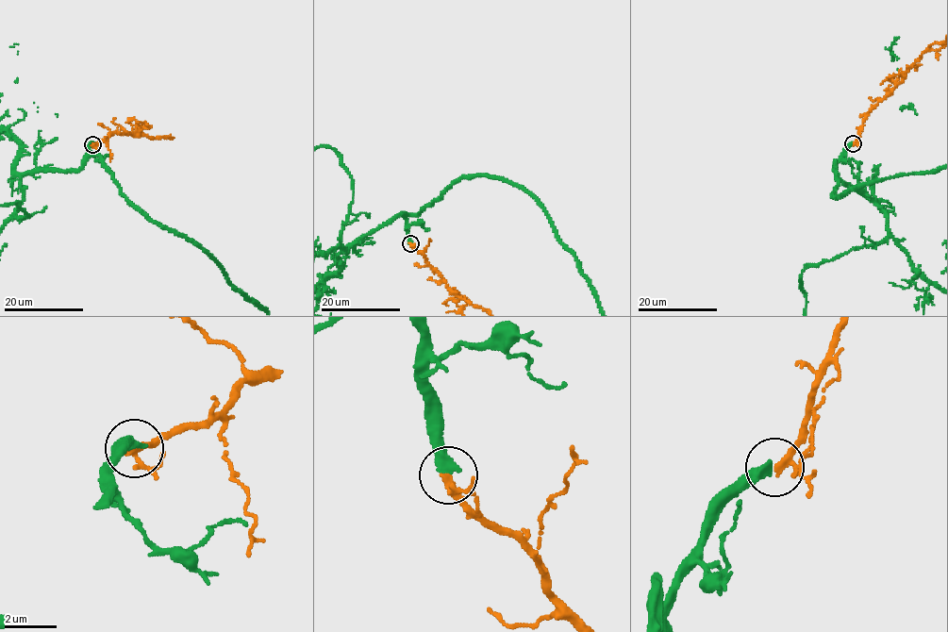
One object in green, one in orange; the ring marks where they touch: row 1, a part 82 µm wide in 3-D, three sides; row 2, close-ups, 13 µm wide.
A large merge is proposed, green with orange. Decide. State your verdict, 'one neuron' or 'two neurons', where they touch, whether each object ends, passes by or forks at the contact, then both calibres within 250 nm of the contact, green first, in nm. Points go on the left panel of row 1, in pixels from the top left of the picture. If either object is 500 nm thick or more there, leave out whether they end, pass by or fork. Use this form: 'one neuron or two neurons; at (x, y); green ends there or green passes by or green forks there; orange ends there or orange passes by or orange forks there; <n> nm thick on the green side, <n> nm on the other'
two neurons; at (92, 144); green ends there; orange passes by; 440 nm thick on the green side, 200 nm on the other

